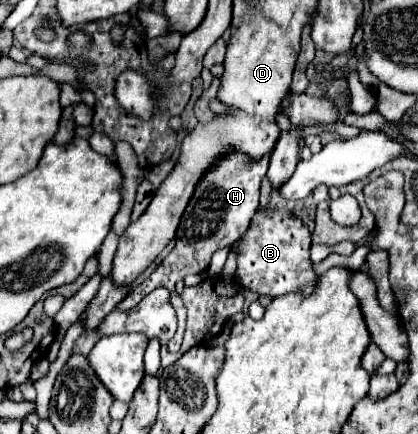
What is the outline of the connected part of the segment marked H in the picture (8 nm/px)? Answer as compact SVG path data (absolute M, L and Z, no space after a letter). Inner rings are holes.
M230 153L220 163L208 171L202 181L198 183L176 233L176 245L170 251L170 255L154 269L154 273L136 289L130 291L130 295L116 305L118 311L128 311L136 303L140 303L152 289L166 287L174 291L174 285L178 279L184 279L190 273L202 273L208 269L212 255L222 249L234 245L242 233L248 229L252 215L258 209L258 197L260 197L260 181L266 175L270 157L262 157L260 161L250 161L242 153Z

